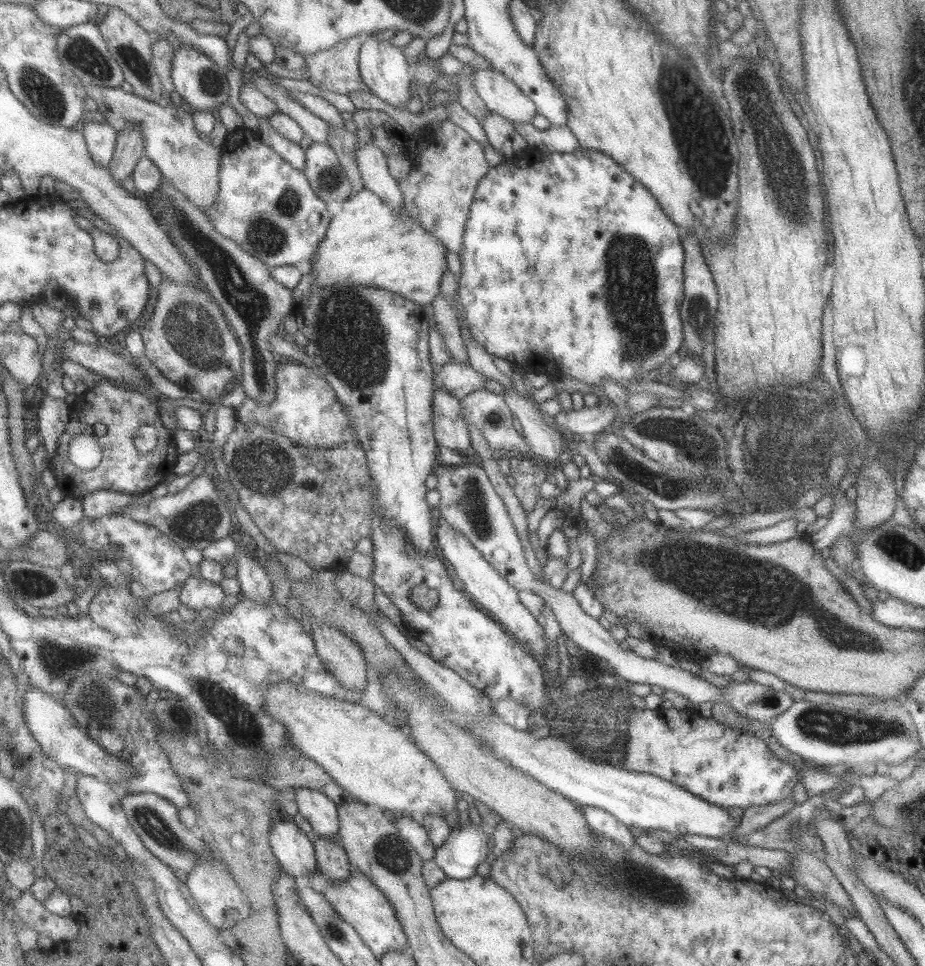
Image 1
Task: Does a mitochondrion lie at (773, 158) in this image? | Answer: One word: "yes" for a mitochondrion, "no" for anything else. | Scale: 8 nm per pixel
yes

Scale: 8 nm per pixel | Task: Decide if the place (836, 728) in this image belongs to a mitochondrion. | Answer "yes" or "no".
yes

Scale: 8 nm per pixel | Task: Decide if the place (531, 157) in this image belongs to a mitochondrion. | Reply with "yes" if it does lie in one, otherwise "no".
no

